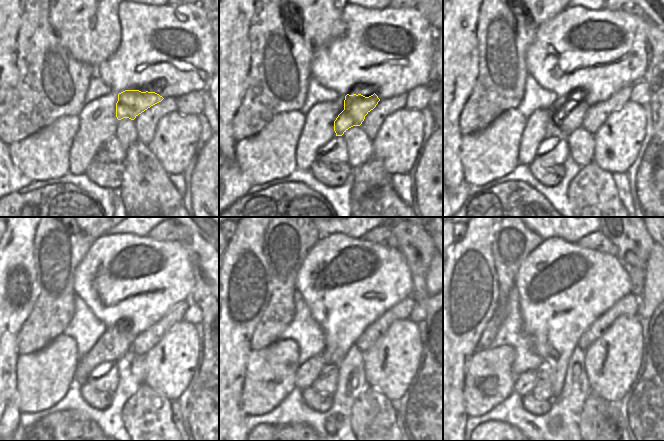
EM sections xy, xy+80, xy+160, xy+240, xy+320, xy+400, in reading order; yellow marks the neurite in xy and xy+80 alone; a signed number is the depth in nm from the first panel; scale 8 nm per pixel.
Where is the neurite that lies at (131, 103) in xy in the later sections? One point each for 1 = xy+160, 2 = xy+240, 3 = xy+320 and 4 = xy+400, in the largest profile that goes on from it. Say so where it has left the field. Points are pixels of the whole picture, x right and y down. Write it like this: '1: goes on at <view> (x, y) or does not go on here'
1: goes on at xy+160 (560, 125)
2: goes on at xy+240 (112, 345)
3: goes on at xy+320 (307, 373)
4: goes on at xy+400 (525, 383)

